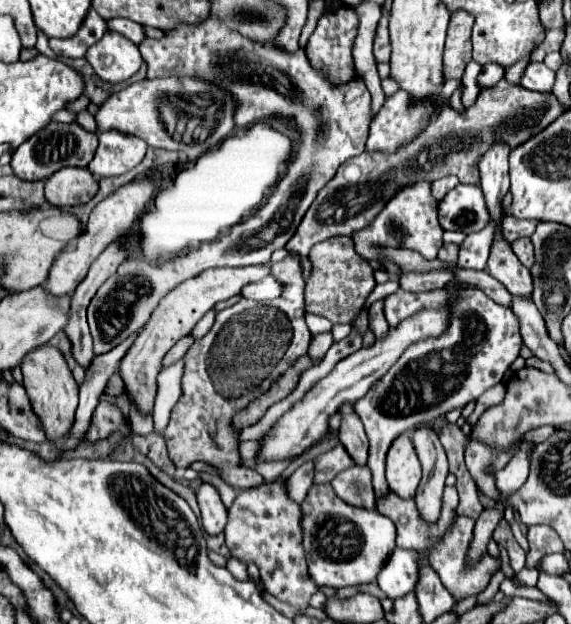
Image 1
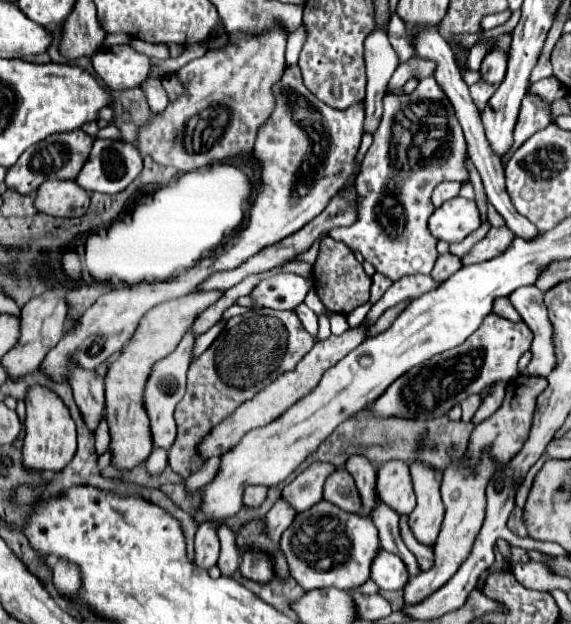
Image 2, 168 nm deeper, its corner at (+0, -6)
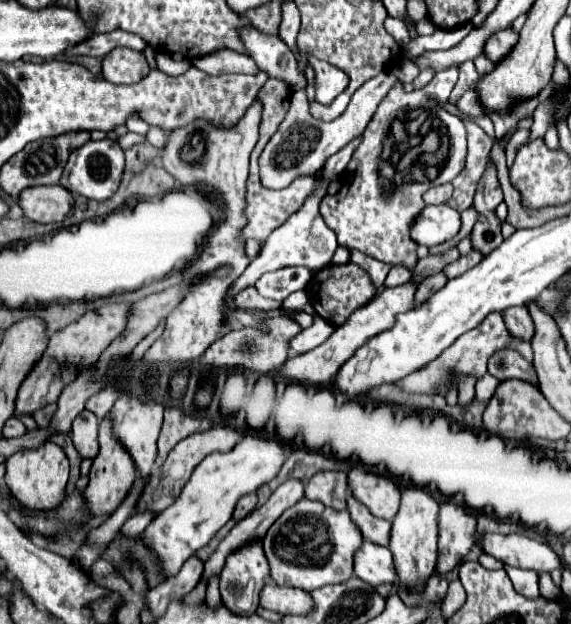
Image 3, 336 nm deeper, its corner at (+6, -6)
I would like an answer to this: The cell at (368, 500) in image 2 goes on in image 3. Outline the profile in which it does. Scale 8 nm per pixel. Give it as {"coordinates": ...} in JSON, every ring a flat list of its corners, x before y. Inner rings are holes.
{"coordinates":[[351,493,347,497,347,505,349,505,347,509,351,513,351,519,357,523,357,527,361,529,367,541,377,543,377,545,389,543,389,529,391,529,389,521,371,515,371,511,367,511,367,507,363,507,363,503,359,503]]}

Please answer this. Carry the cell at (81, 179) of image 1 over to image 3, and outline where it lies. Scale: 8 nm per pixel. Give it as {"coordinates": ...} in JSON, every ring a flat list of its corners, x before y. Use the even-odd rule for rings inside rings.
{"coordinates":[[43,185,27,187,19,195,19,205,23,213,35,223,55,223,63,221,73,207,73,195,63,189,63,185]]}

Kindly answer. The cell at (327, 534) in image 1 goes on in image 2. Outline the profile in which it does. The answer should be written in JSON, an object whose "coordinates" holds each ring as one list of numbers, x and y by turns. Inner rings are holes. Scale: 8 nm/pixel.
{"coordinates":[[319,501,309,511,297,513,289,529,281,535,281,551,289,565,289,575,305,589,337,587,357,589,369,579,373,555,379,549,377,527,369,517,341,511,329,501]]}

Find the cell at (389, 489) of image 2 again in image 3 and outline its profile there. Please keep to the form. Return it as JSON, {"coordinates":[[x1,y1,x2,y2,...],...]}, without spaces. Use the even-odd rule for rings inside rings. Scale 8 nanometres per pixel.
{"coordinates":[[353,467,353,471,349,471,349,487,375,517,391,521,397,515,401,493,391,477,377,475,365,467]]}

